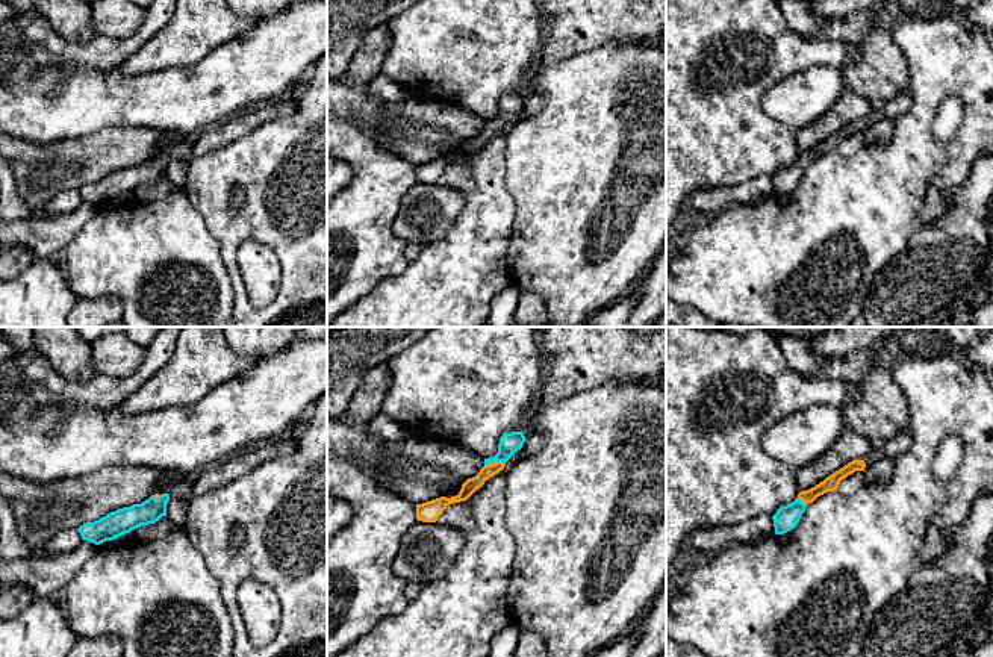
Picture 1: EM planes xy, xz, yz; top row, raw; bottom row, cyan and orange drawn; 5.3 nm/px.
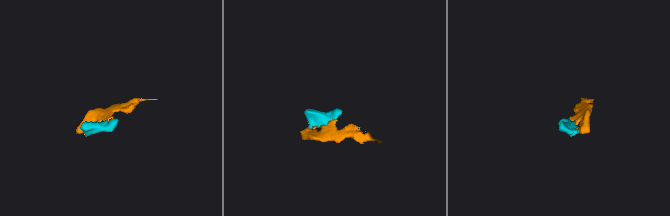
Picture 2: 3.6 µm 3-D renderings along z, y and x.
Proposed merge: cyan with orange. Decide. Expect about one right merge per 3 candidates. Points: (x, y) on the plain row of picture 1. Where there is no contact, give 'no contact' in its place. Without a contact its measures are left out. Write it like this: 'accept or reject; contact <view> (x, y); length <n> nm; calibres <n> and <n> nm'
accept; contact xz (494, 121); length 110 nm; calibres 110 and 80 nm

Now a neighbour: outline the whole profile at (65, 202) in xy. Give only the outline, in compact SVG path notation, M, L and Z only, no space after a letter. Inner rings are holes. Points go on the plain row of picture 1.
M62 191L56 194L44 207L44 212L48 215L67 215L82 204L80 194L73 191Z

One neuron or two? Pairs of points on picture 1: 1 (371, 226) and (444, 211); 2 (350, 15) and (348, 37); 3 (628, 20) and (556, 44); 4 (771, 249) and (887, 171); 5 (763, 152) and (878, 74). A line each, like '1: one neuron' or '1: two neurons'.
1: two neurons
2: one neuron
3: one neuron
4: one neuron
5: two neurons

